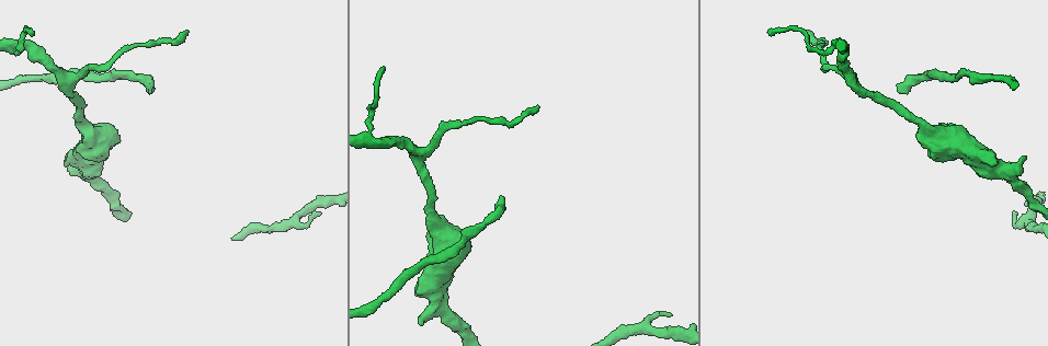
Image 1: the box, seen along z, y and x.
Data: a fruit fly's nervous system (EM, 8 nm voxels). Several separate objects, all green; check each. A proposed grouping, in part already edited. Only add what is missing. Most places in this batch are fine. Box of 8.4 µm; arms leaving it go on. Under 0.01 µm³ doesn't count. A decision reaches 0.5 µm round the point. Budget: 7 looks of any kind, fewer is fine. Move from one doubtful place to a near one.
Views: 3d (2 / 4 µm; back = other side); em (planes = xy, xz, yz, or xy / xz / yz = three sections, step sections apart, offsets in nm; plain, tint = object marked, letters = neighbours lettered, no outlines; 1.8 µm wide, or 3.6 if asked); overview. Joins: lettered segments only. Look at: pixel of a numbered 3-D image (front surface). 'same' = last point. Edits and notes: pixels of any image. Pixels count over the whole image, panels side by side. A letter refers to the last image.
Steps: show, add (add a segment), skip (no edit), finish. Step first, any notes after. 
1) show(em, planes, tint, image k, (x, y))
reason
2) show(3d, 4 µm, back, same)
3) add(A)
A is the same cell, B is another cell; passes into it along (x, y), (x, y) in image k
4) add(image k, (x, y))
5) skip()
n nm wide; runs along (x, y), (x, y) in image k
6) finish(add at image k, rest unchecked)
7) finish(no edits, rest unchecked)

show(3d, 4 µm, image 1, (374, 140))
abrupt turn

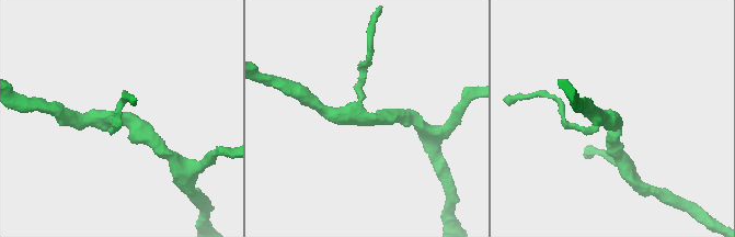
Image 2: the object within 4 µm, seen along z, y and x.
show(em, 3.6 µm, planes, tint, image 2, (612, 115))
shape alone is not enough

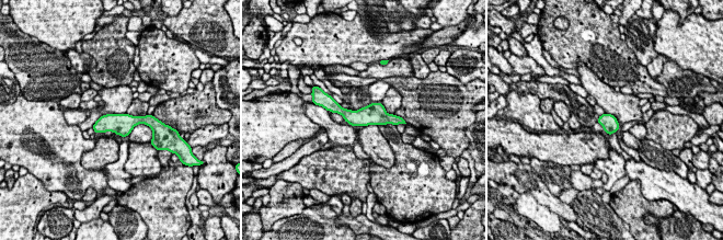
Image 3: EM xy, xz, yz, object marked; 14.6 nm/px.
show(em, 3.6 µm, planes, letters, same)
what lies round it

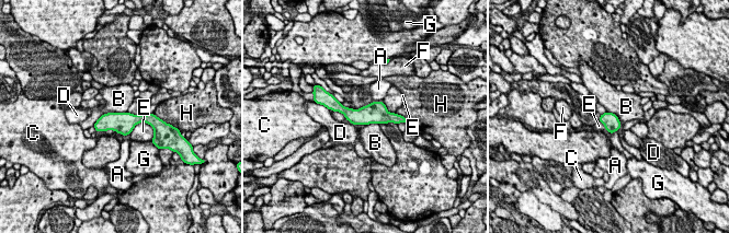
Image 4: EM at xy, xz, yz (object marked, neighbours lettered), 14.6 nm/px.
skip()
A, B, C, D, E, F, G and H are other cells; border along (378, 123), (355, 125) in image 4; no lettered segment goes on from it

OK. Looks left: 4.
show(em, planes, plain, image 1, (186, 30))
thin end

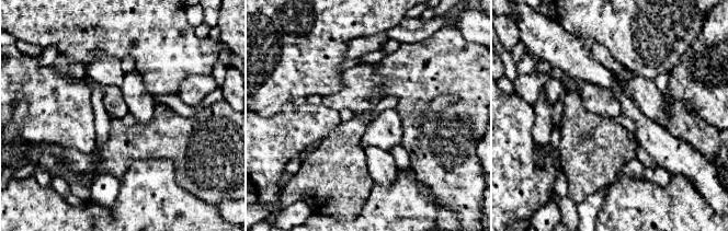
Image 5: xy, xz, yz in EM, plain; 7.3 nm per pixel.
show(em, planes, letters, same)

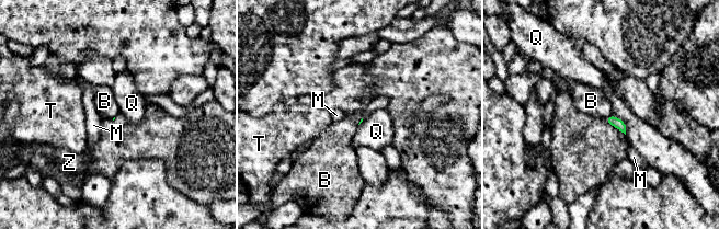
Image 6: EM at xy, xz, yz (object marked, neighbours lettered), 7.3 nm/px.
skip()
B, M, Q, T and Z are other cells; border along (613, 114), (605, 117) in image 6; none of them fits

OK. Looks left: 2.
show(3d, 2 µm, image 1, (418, 323))
thick end

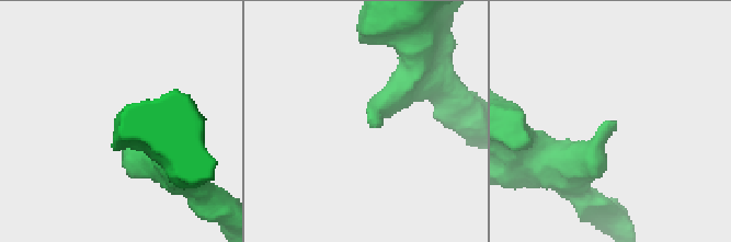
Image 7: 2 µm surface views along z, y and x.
show(em, planes, letters, image 7, (611, 123))
need the tissue

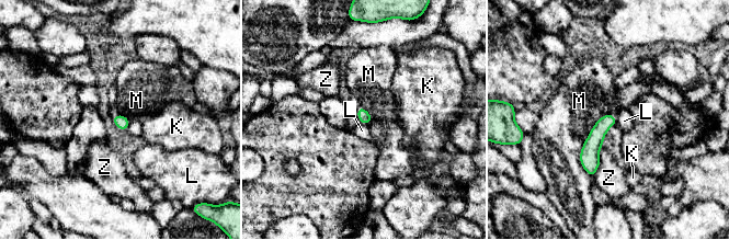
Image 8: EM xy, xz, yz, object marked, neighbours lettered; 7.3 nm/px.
skip()
K, L, M and Z are other cells; runs along (613, 118), (592, 145), (592, 172) in image 8; no lettered segment goes on from it

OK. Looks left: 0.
finish(no edits, rest unchecked)

